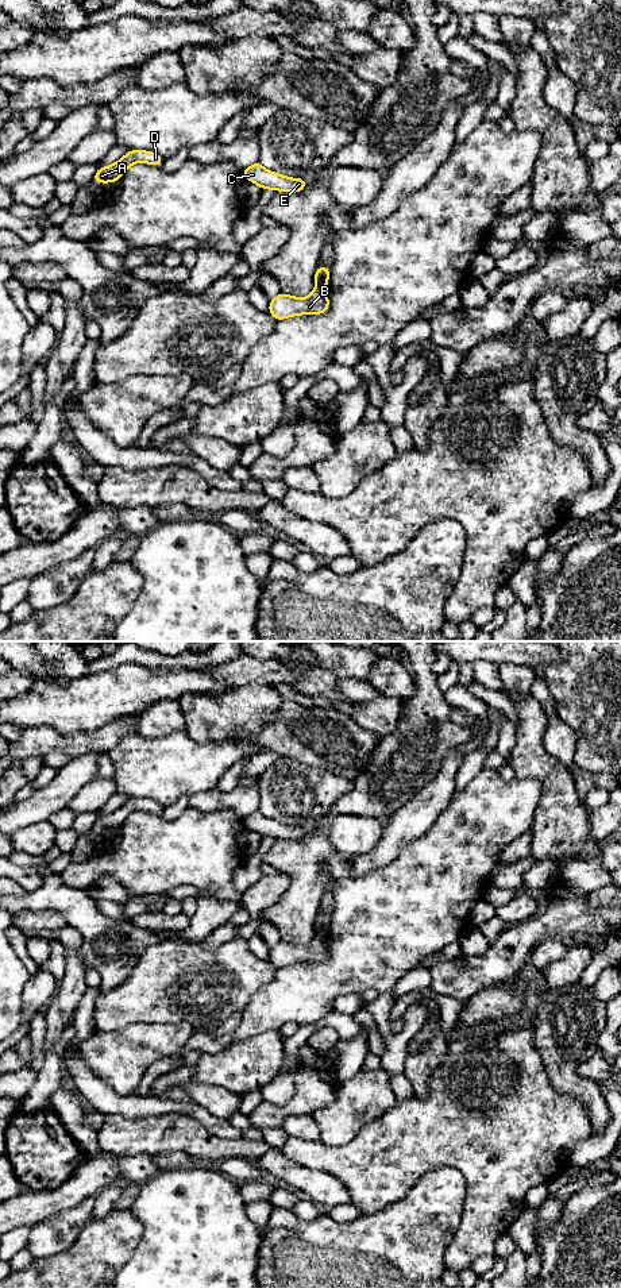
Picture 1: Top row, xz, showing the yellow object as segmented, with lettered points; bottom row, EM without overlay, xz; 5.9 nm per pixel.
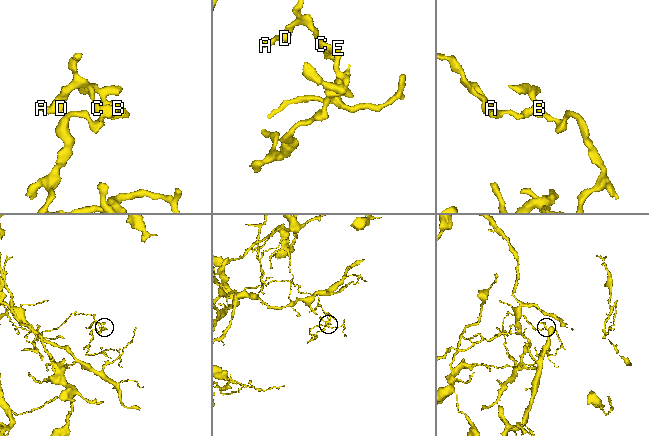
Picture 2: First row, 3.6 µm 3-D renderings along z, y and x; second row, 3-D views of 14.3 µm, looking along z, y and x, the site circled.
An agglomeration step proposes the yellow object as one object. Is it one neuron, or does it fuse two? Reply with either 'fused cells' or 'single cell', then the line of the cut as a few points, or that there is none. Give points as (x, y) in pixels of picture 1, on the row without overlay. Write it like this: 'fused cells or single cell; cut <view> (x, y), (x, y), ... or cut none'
fused cells; cut xz (317, 933), (324, 937)

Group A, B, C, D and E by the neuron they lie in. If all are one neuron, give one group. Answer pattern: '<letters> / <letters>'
A C D E / B

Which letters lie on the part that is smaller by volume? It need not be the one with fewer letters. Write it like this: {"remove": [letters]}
{"remove": ["B"]}

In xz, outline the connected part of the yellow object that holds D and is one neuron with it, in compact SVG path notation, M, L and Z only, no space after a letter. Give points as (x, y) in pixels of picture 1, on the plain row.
M130 798L127 802L119 807L117 810L105 814L105 815L99 815L96 822L92 826L92 830L115 830L122 826L124 820L134 811L150 811L157 815L161 815L163 813L163 806L158 803L154 799L144 799L144 798Z

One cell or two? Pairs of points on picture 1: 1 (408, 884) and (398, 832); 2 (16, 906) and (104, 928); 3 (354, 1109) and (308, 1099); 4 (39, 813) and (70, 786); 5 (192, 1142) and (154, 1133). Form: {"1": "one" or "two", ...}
{"1": "two", "2": "one", "3": "two", "4": "one", "5": "one"}

